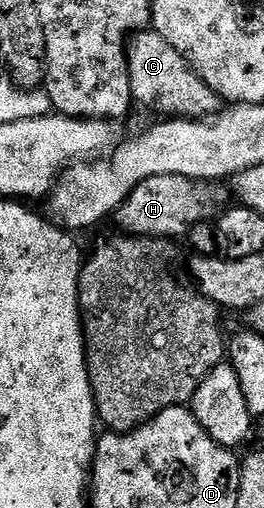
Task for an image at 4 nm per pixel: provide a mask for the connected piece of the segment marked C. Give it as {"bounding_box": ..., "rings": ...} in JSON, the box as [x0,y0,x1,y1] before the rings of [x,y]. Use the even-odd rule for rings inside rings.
{"bounding_box":[127,28,220,120],"rings":[[[154,28],[140,30],[128,41],[127,63],[129,64],[131,95],[138,105],[140,102],[143,106],[152,106],[157,113],[163,114],[159,116],[170,116],[175,120],[206,120],[220,113],[219,95],[213,92],[213,88],[209,88],[209,84],[201,80],[201,76],[197,76],[197,72],[185,60],[185,56],[181,56],[181,52],[177,52],[177,48],[173,48],[173,44],[169,44],[169,40],[165,40],[165,36],[161,36]]]}

